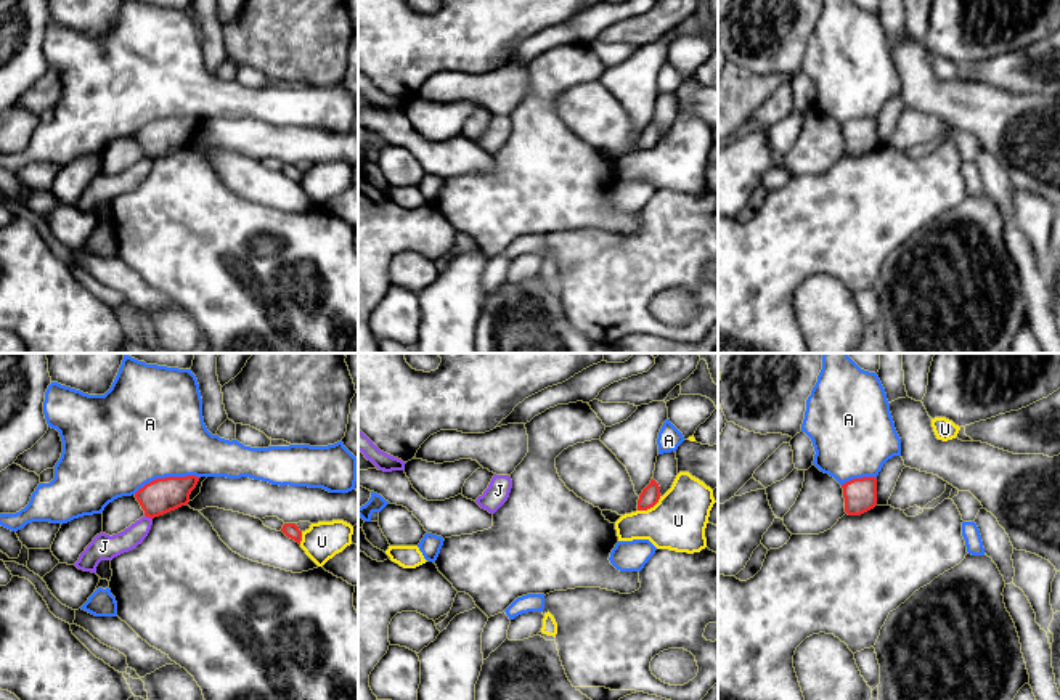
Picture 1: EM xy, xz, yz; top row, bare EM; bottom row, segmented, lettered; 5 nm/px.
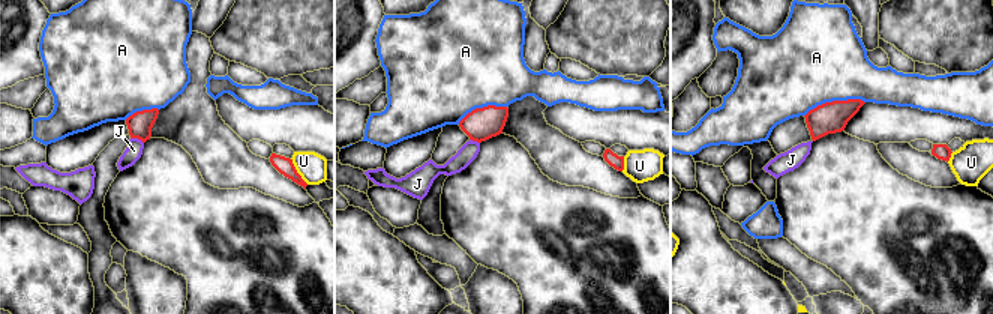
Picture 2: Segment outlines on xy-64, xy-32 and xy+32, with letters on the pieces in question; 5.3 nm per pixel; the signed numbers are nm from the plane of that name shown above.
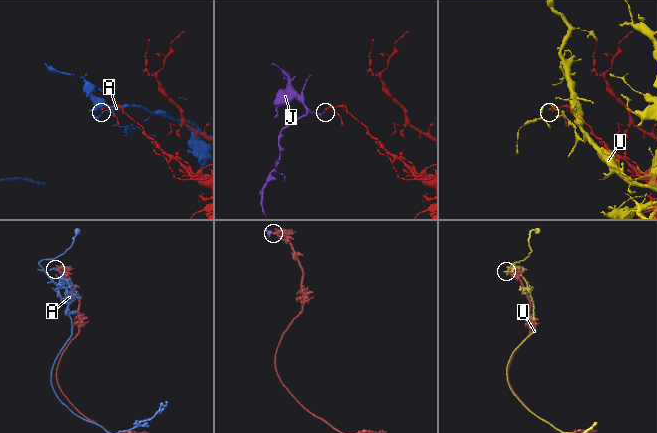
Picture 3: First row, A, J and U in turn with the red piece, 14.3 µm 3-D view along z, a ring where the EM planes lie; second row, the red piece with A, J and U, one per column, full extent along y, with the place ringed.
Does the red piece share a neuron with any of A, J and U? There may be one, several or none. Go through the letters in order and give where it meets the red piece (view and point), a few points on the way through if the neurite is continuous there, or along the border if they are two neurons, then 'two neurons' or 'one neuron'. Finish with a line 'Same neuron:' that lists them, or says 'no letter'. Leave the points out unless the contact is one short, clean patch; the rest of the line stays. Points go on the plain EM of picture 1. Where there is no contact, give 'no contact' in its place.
A: xy (166, 118) | two neurons
J: xy (148, 156) | along xy (145, 154), (151, 159) | two neurons
U: xz (651, 146) | two neurons
Same neuron: no letter

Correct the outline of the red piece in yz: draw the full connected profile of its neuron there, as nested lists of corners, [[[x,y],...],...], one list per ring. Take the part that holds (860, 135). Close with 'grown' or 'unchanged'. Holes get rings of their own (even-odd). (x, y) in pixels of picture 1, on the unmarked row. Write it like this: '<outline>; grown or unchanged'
[[[853,119],[842,125],[845,138],[845,153],[861,156],[877,146],[877,119]]]; unchanged

